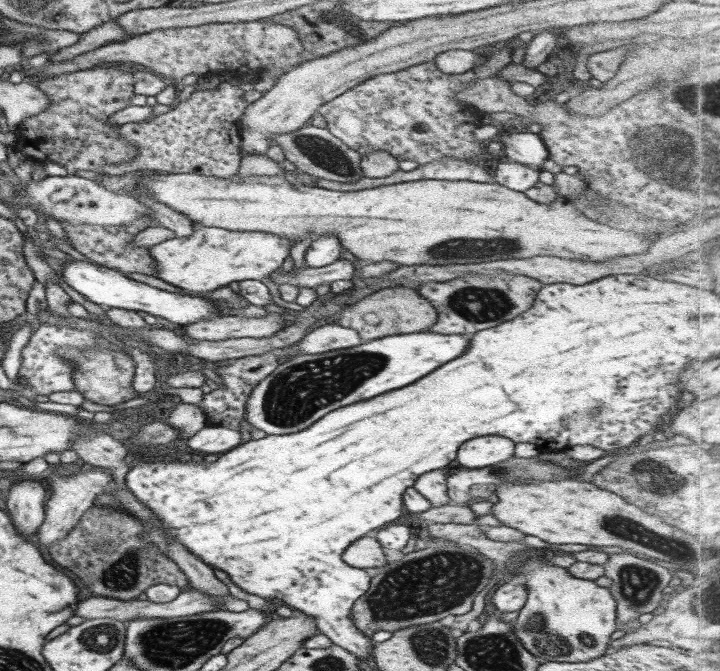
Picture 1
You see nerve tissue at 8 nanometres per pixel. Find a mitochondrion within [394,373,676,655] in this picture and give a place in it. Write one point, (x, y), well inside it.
(637, 585)

